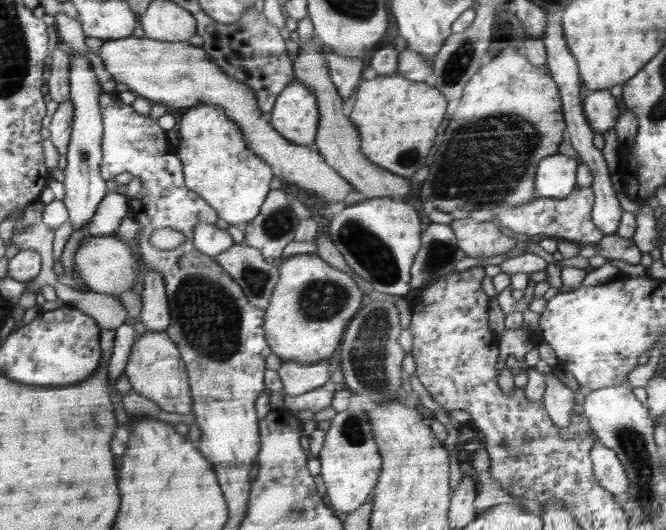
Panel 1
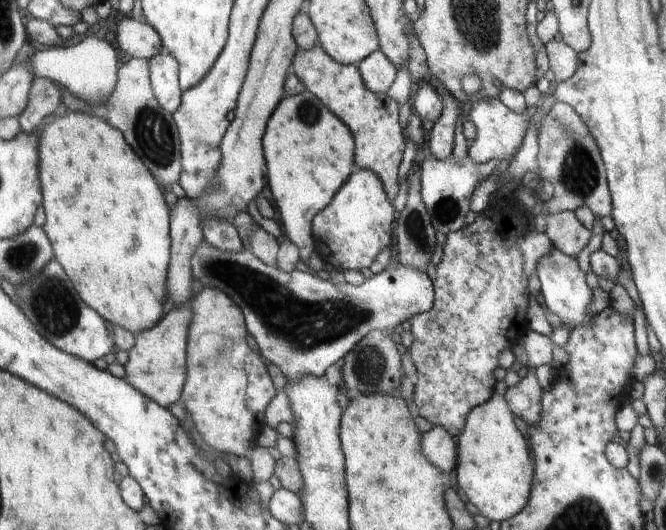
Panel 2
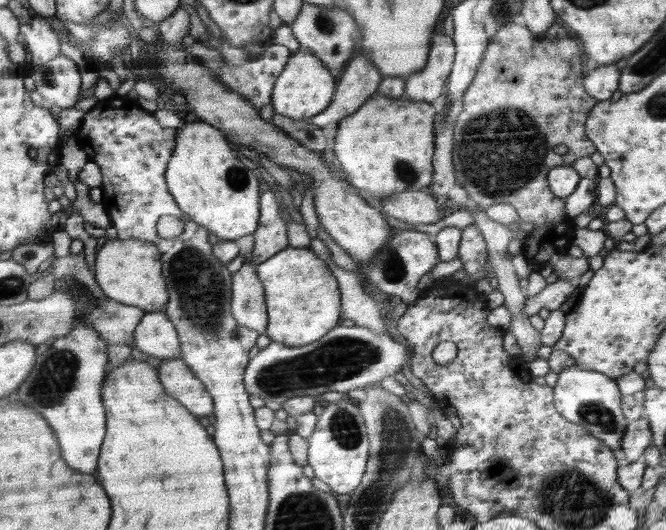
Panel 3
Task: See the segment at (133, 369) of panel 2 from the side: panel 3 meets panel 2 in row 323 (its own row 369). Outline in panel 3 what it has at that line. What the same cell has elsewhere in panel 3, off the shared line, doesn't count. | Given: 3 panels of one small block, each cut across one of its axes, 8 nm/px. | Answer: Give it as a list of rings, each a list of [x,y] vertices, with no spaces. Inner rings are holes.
[[[162,359],[156,367],[163,390],[196,416],[212,415],[212,398],[195,371],[181,359]]]

